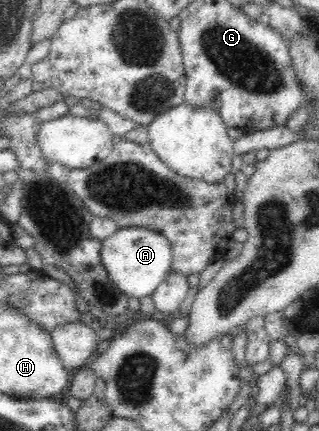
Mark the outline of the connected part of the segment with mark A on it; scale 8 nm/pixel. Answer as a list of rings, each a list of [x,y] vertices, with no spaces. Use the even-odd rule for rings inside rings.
[[[136,227],[120,229],[101,243],[102,266],[108,278],[128,299],[151,296],[156,291],[156,287],[171,274],[172,248],[164,236],[152,230]]]

